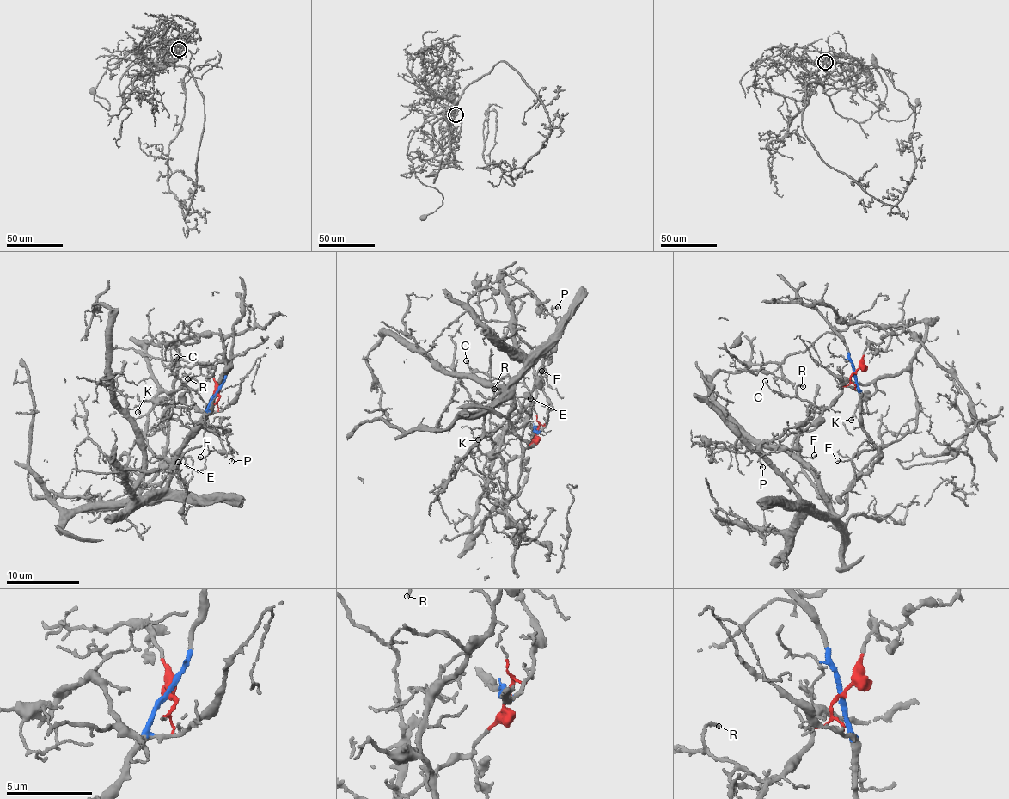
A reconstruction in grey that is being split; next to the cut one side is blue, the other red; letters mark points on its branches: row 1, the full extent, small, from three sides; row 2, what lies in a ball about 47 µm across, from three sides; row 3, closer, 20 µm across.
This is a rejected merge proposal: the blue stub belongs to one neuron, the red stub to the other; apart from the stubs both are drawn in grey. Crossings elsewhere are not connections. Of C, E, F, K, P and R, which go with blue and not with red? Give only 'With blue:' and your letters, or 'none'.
With blue: none

